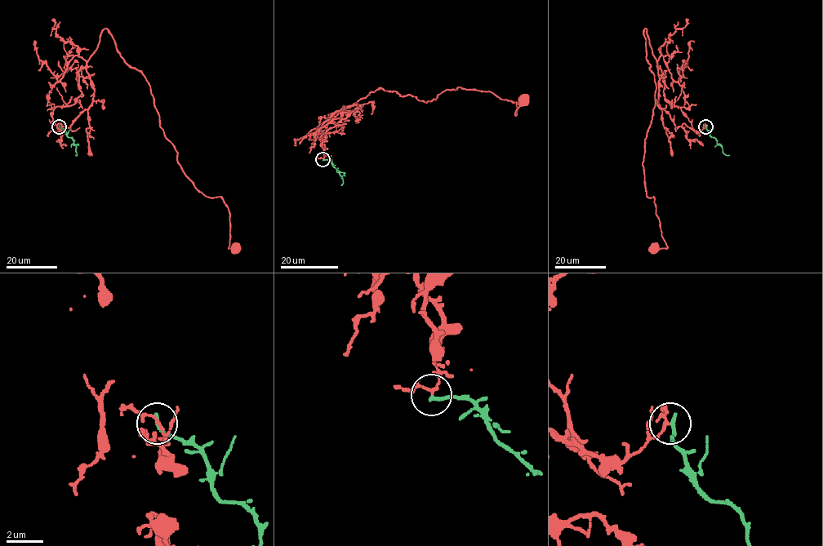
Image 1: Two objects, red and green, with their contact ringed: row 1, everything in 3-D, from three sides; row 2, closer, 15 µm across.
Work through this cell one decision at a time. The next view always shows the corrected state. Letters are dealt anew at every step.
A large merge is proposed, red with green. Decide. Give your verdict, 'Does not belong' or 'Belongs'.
Does not belong

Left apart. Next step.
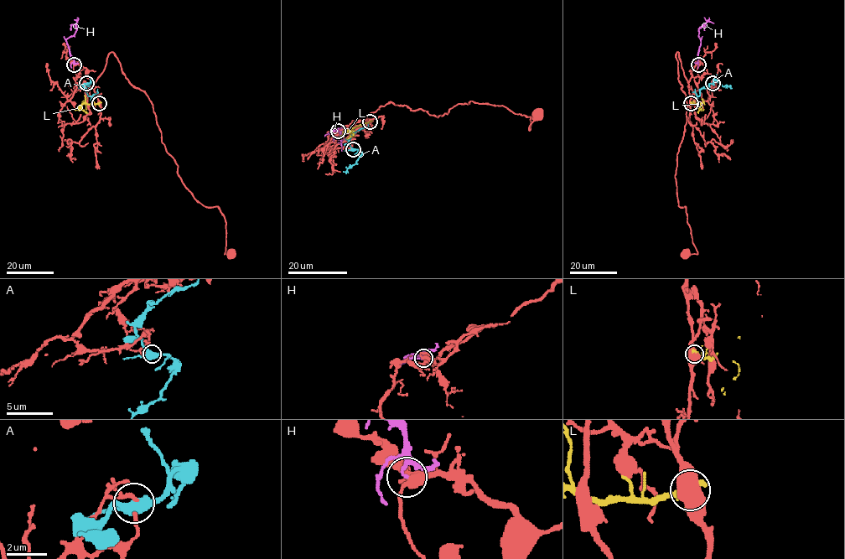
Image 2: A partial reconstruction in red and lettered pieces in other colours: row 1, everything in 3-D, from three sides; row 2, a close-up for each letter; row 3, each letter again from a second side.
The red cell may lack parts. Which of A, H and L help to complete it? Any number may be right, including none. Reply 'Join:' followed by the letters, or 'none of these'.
Join: none of these

